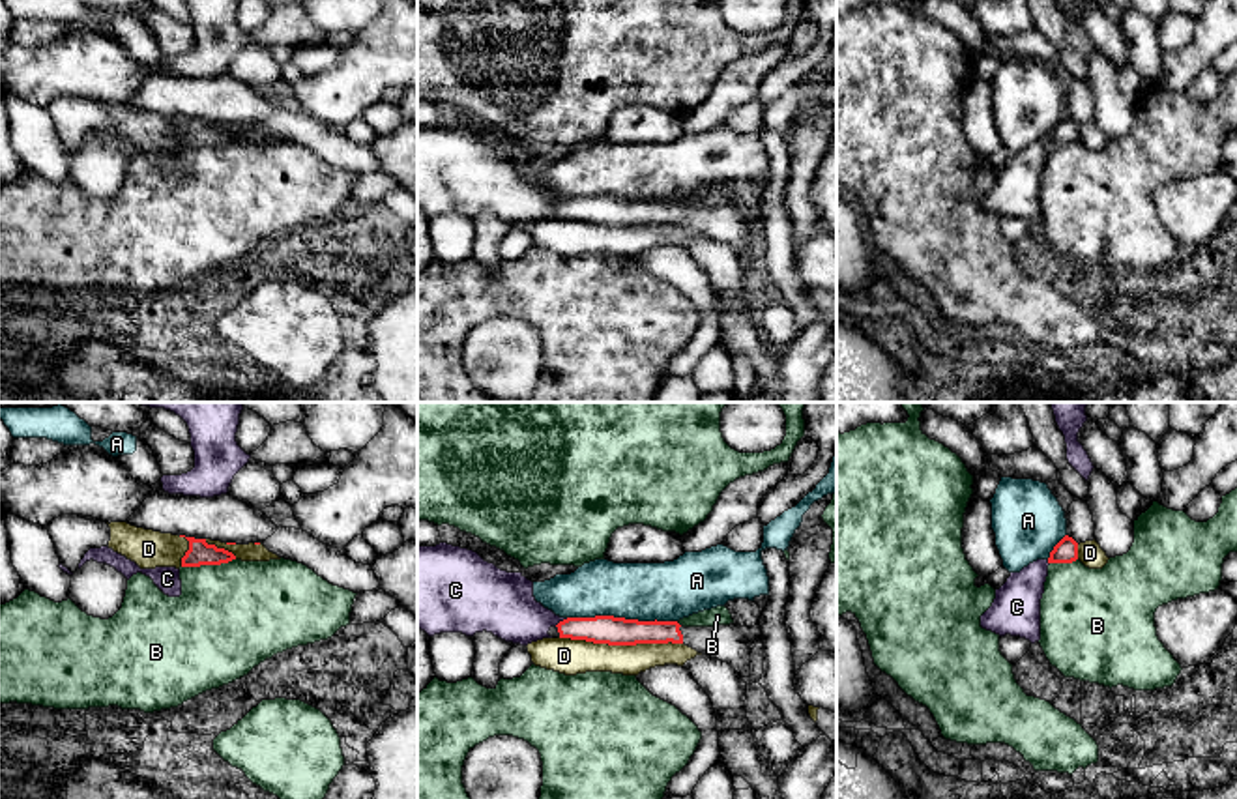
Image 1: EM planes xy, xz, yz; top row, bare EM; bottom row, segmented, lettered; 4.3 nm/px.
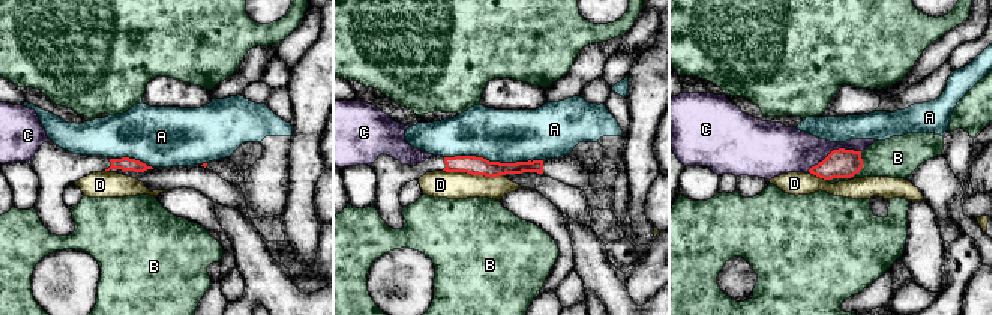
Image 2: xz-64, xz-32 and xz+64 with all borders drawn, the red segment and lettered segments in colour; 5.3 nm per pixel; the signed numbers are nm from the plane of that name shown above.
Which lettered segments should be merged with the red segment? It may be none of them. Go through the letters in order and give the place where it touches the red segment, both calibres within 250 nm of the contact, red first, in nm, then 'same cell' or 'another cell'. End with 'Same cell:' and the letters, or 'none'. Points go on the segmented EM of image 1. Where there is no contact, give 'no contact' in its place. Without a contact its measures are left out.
A: contact xz (622, 618); calibres 130 and 260 nm; another cell
B: contact xy (208, 564); calibres 100 and 460 nm; another cell
C: contact xz (560, 622); calibres 130 and 260 nm; another cell
D: contact xz (620, 644); calibres 130 and 150 nm; another cell
Same cell: none

